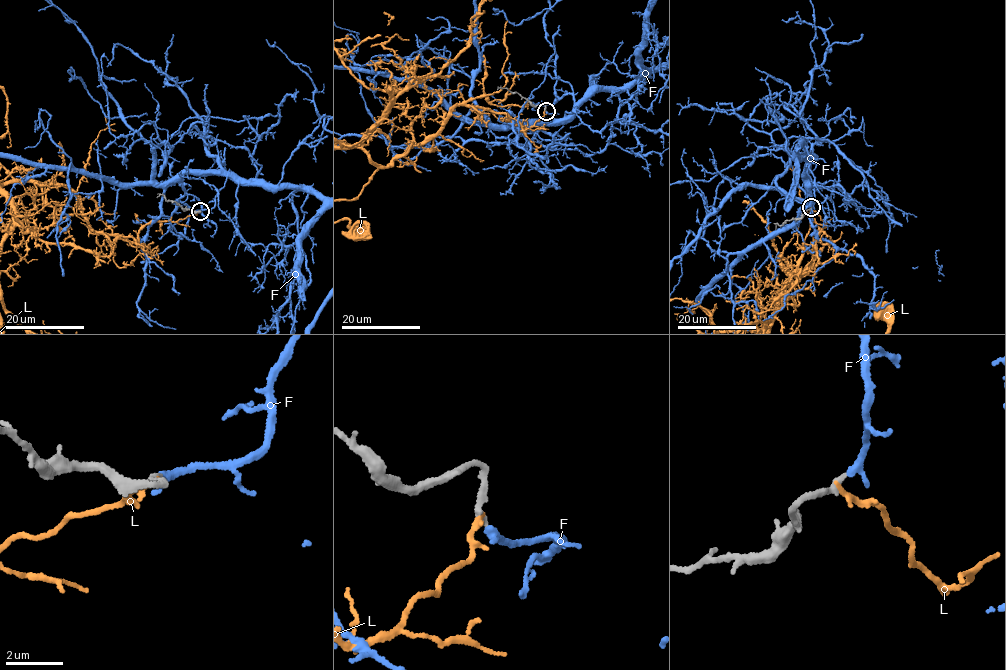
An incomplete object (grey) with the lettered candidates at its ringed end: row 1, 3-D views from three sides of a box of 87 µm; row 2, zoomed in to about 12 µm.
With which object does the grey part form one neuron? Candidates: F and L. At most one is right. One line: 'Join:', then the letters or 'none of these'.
Join: F

